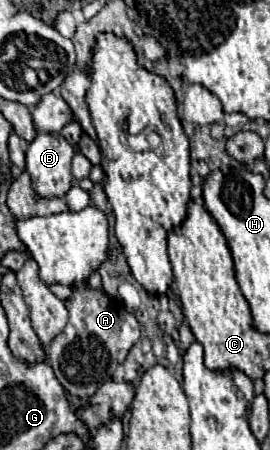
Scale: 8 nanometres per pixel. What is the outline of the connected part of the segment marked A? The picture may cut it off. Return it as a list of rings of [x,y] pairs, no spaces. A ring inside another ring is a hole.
[[[86,284],[74,288],[72,298],[64,304],[70,318],[66,328],[52,340],[48,360],[64,390],[88,400],[102,382],[110,380],[114,368],[124,362],[128,350],[138,342],[140,324],[134,314],[126,312],[118,298],[112,298],[102,290],[90,290]]]

